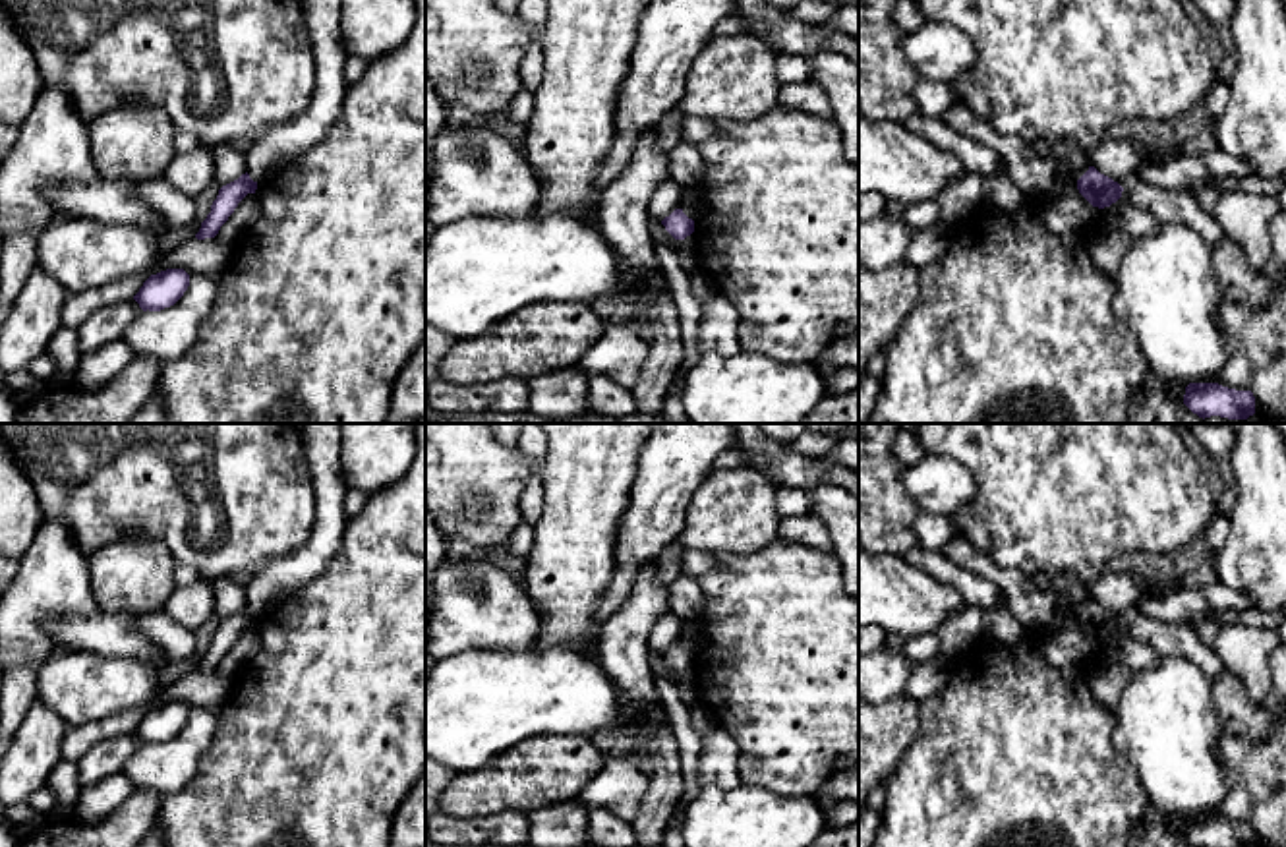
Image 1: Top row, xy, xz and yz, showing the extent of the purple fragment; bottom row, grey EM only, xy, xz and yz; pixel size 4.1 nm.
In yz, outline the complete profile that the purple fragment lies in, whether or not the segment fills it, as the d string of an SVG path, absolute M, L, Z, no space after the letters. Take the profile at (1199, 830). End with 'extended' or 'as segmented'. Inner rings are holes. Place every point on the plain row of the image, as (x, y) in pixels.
M1189 816L1184 837L1193 847L1255 847L1251 824L1236 824L1218 816Z; as segmented

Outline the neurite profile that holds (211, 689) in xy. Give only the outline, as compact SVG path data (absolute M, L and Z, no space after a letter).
M219 669L205 673L188 673L170 686L159 688L155 700L161 704L166 702L184 702L191 708L205 708L219 714L224 702L232 696L236 679L222 675Z

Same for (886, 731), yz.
M907 692L870 704L859 696L859 810L866 806L874 785L888 781L919 733L921 702Z

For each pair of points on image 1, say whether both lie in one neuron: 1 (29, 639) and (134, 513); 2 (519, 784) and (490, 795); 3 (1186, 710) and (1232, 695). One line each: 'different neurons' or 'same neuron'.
1: different neurons
2: same neuron
3: different neurons

